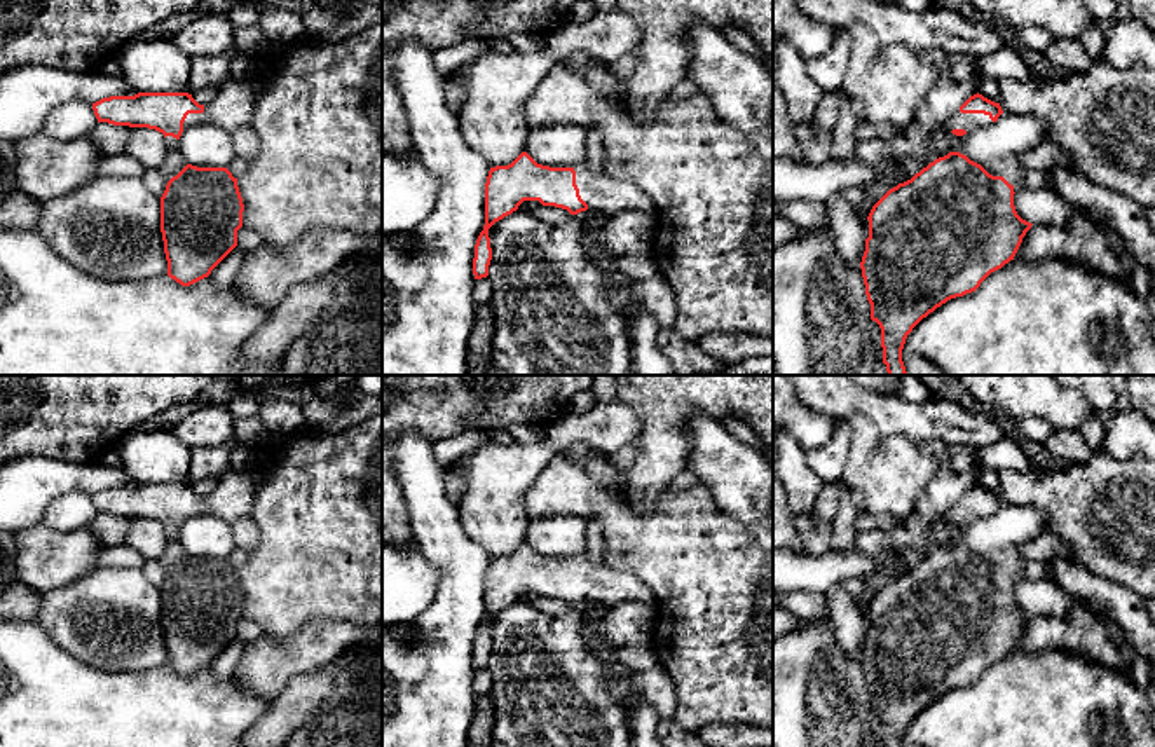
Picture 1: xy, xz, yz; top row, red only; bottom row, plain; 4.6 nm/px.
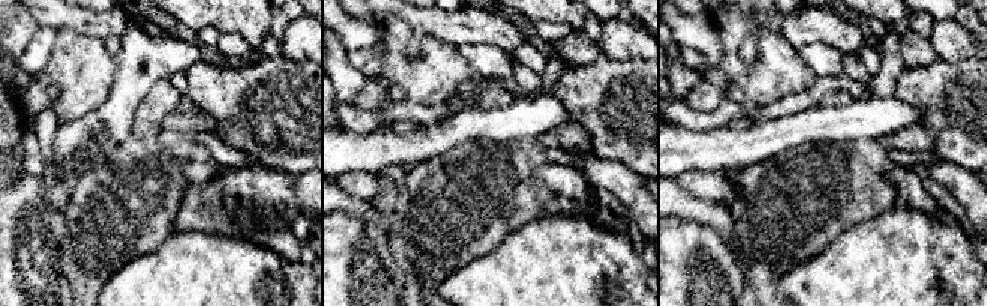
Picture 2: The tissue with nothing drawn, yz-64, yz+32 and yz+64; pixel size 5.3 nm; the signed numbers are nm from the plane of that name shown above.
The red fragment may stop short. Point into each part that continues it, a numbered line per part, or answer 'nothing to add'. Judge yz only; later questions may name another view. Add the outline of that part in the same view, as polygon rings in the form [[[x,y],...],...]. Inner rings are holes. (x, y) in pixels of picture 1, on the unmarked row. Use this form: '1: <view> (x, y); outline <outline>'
1: yz (958, 512); outline [[[960,501],[954,503],[946,517],[947,522],[953,520],[965,520],[967,524],[977,520],[977,518],[988,518],[993,511],[989,506],[984,504],[961,504]]]

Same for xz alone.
1: xz (601, 583); outline [[[586,555],[576,557],[574,562],[579,586],[591,602],[602,602],[607,607],[625,600],[656,602],[649,586],[633,572],[595,565]]]

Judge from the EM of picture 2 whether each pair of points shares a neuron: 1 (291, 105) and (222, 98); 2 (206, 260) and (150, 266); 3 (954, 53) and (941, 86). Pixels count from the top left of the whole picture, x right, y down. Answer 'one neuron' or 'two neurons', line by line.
1: one neuron
2: one neuron
3: two neurons

